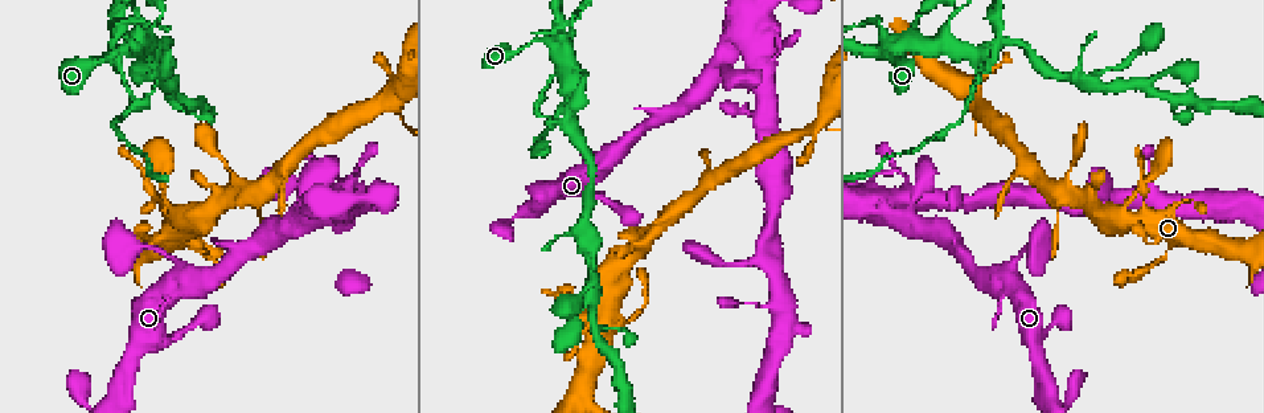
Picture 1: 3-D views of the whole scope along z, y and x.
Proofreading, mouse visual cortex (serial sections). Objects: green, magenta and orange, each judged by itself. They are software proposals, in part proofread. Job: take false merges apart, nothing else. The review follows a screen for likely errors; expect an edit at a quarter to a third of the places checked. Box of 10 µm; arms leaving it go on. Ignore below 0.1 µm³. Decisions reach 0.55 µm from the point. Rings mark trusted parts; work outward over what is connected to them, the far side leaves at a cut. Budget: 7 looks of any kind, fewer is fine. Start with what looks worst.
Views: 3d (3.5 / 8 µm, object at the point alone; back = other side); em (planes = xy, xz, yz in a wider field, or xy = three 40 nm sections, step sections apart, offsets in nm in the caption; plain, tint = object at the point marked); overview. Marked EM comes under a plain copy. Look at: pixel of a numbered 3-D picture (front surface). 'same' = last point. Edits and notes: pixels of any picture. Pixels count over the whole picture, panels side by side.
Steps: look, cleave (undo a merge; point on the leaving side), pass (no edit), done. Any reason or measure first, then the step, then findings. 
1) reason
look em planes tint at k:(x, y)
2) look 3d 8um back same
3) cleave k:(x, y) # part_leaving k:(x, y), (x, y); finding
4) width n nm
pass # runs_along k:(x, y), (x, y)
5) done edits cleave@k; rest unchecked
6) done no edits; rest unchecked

two arms in line, one across
look 3d 8um at 1:(967, 104)

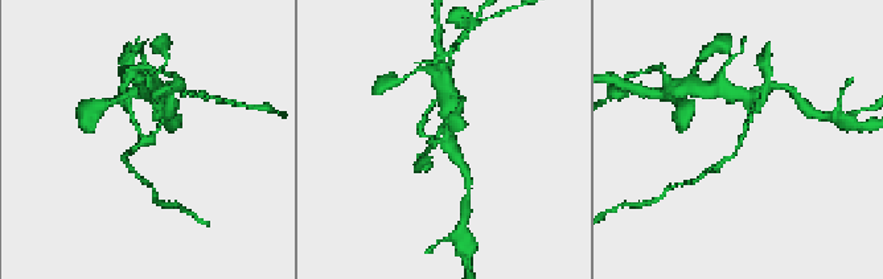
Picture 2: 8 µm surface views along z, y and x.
zoom in
look 3d 3.5um same

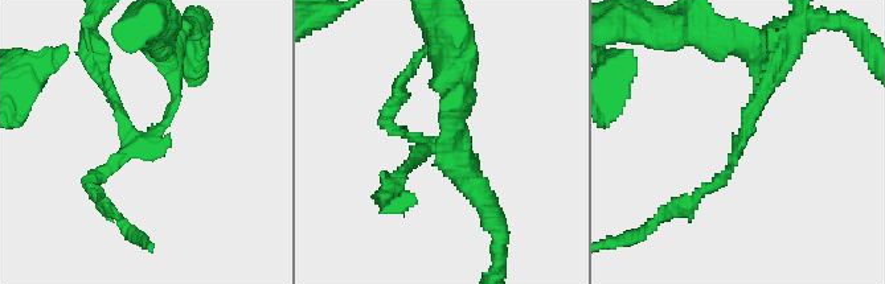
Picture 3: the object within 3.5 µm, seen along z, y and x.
arm_widths 100, 150, 150 nm
cleave 3:(139, 152) # part_leaving 3:(166, 119), (138, 140), (105, 62); two cells meet here

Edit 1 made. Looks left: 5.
look overview

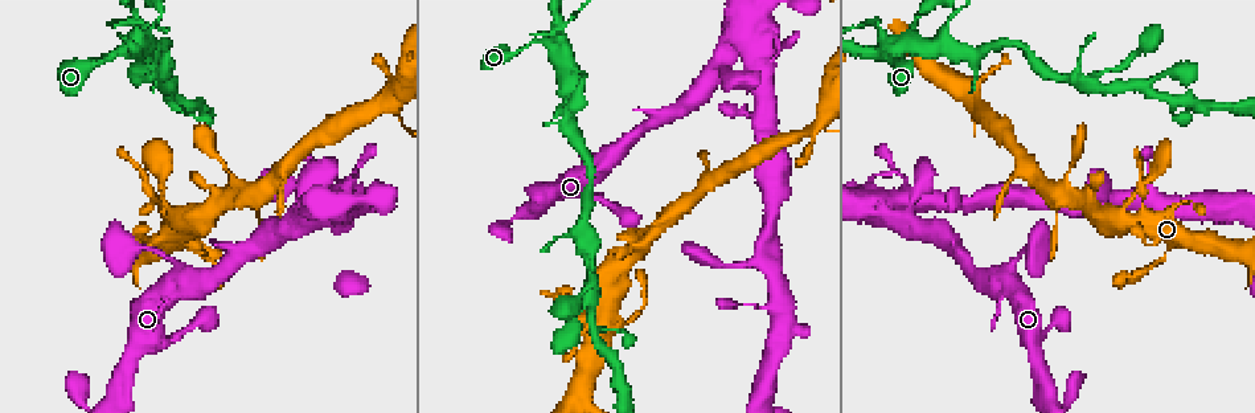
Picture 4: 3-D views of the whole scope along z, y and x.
sudden change in width
look 3d 3.5um at 4:(138, 24)

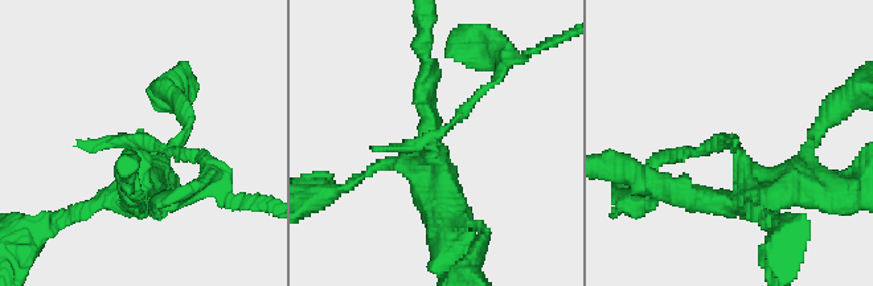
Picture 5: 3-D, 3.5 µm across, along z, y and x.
look em xy step 1 tint at 5:(719, 143)

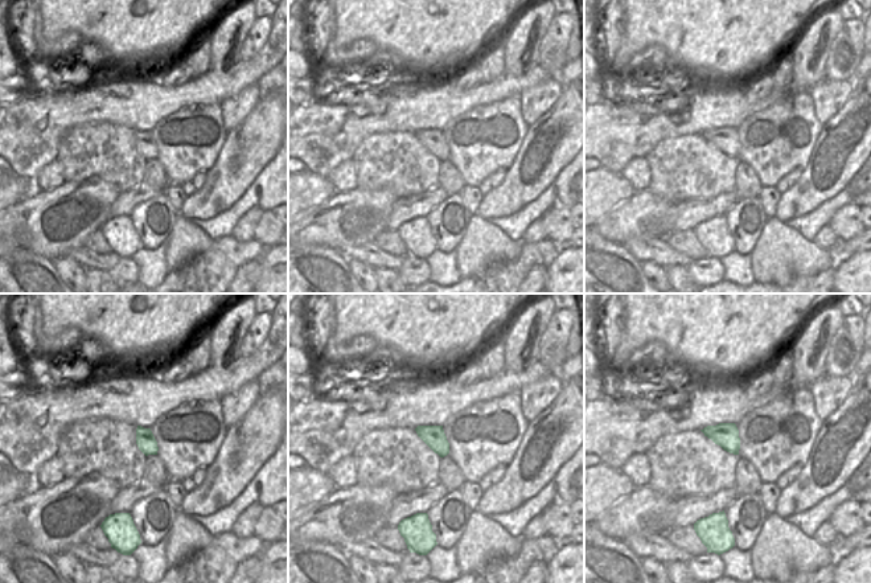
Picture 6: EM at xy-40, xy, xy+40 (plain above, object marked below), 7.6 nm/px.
look em xy step 2 tint same

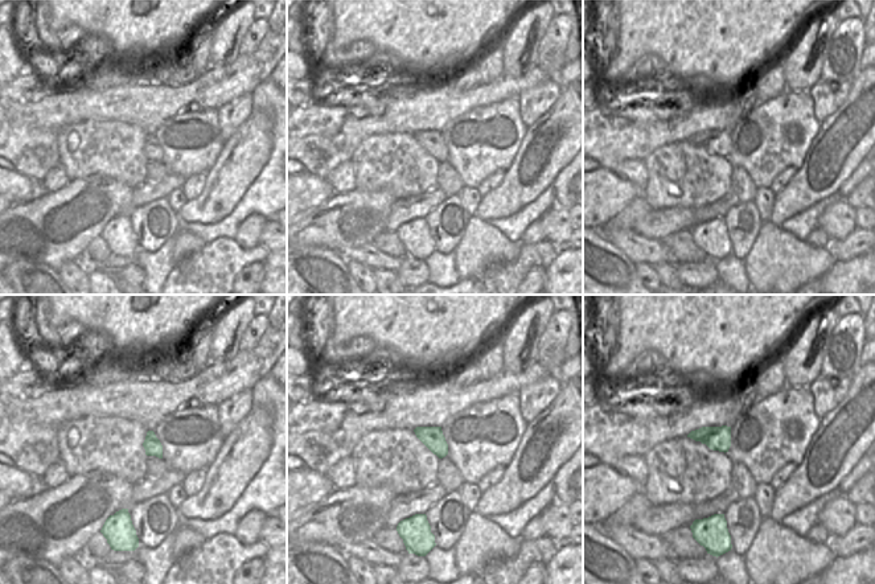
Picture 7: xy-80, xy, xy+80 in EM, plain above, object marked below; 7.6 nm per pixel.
cleave 5:(464, 111) # part_leaving 5:(431, 147), (435, 134), (504, 77); two cells meet here

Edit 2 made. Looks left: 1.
done edits cleave@3, cleave@5; rest unchecked

